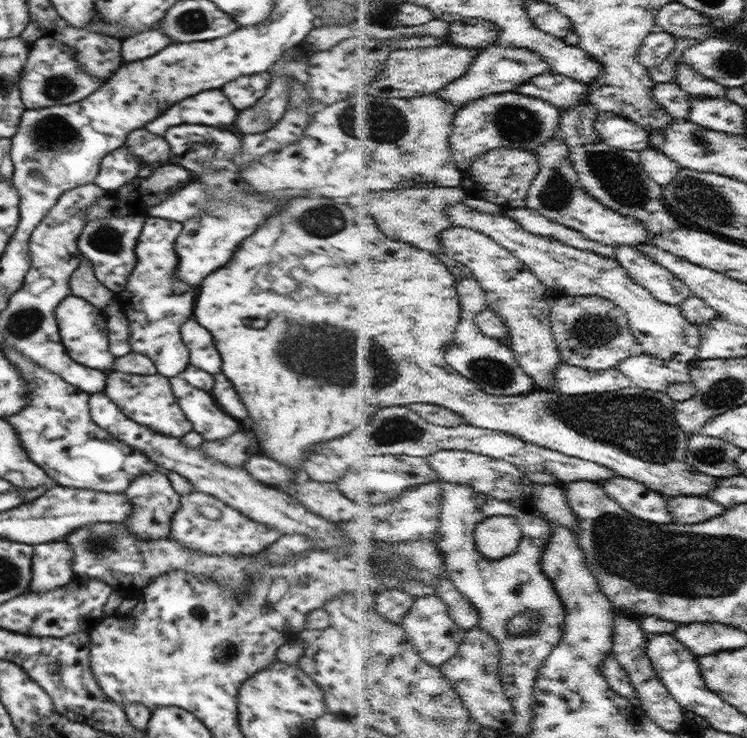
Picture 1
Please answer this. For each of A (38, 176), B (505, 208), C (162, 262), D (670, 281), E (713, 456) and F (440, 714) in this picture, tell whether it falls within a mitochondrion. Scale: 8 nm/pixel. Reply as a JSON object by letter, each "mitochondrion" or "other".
{"A":"mitochondrion","B":"other","C":"mitochondrion","D":"other","E":"mitochondrion","F":"mitochondrion"}

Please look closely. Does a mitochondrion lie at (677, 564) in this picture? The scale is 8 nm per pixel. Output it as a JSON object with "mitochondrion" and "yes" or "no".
{"mitochondrion":"yes"}

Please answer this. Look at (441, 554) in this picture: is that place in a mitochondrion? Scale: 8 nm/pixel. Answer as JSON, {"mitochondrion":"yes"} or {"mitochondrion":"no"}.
{"mitochondrion":"no"}

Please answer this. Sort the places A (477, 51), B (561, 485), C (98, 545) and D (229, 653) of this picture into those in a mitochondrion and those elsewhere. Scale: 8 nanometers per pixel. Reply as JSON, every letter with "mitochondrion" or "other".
{"A":"other","B":"other","C":"mitochondrion","D":"mitochondrion"}

